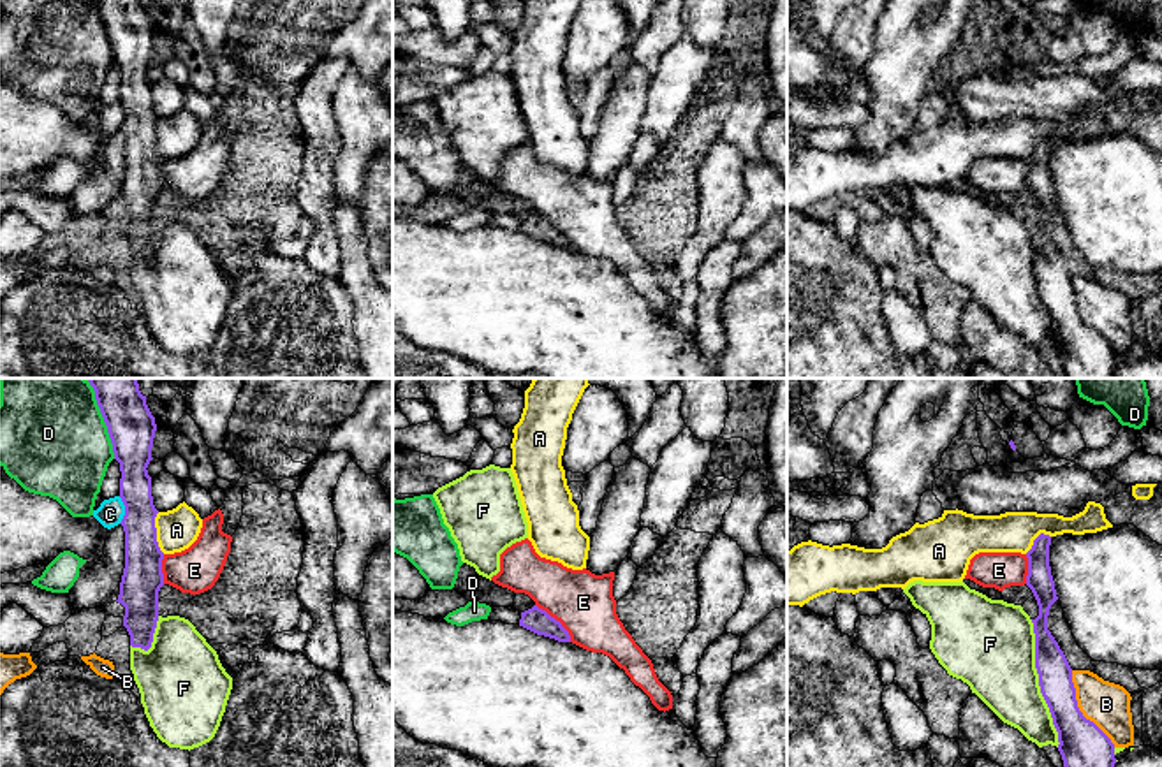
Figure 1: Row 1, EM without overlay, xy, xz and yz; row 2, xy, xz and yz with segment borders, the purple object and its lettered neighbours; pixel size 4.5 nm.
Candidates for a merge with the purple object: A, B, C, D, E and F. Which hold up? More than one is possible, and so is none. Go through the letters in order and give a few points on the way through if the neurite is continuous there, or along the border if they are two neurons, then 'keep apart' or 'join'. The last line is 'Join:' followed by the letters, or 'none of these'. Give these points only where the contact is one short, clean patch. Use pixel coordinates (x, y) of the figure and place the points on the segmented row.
A: keep apart
B: keep apart
C: along xy (118, 496), (124, 505), (120, 523) | keep apart
D: keep apart
E: along xz (536, 604), (560, 623), (571, 641) | keep apart
F: keep apart
Join: none of these

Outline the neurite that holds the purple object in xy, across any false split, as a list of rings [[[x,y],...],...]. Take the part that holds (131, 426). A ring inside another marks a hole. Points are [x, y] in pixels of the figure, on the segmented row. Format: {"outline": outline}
{"outline": [[[85,378],[95,391],[95,399],[107,426],[114,459],[120,463],[120,498],[125,505],[121,526],[125,531],[125,568],[120,582],[118,603],[125,607],[123,626],[130,635],[130,646],[148,651],[158,621],[158,591],[164,586],[162,559],[164,552],[157,542],[151,477],[148,464],[157,431],[146,396],[141,394],[137,378]]]}

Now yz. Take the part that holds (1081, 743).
{"outline": [[[1041,533],[1026,552],[1026,586],[1032,589],[1039,605],[1039,616],[1032,623],[1041,693],[1058,732],[1058,751],[1063,767],[1114,767],[1114,744],[1079,711],[1072,668],[1048,630],[1049,609],[1058,600],[1049,566],[1049,545],[1051,537]]]}

